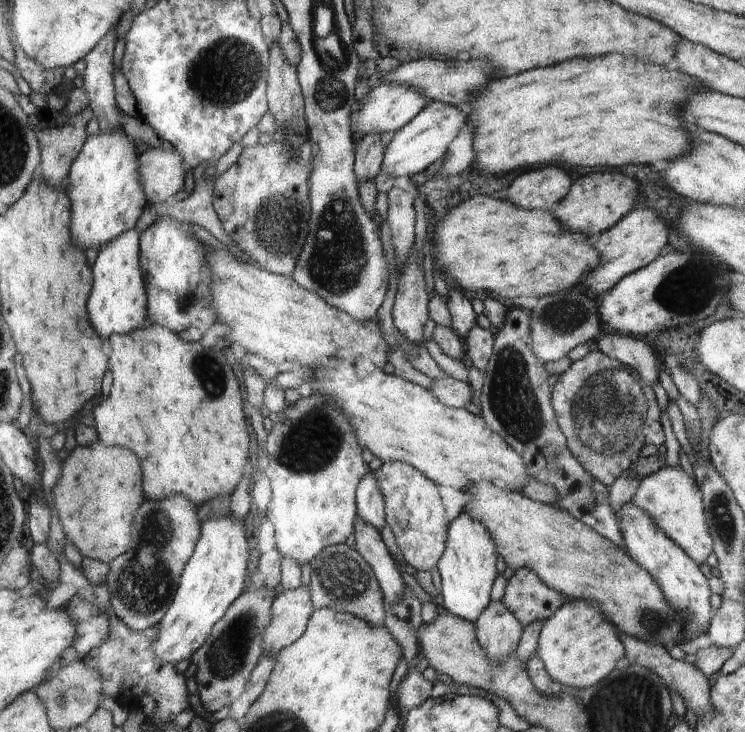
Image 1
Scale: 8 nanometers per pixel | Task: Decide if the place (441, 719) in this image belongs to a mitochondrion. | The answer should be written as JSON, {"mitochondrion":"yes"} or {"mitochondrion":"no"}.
{"mitochondrion":"no"}

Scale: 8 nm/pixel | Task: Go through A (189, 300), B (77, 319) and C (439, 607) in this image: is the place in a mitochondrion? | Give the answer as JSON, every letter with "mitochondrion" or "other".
{"A":"mitochondrion","B":"other","C":"other"}

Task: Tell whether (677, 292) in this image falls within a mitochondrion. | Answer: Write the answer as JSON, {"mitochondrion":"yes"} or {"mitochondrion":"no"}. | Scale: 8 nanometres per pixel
{"mitochondrion":"yes"}

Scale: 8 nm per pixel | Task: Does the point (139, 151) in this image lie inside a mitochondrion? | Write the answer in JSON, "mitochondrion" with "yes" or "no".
{"mitochondrion":"no"}

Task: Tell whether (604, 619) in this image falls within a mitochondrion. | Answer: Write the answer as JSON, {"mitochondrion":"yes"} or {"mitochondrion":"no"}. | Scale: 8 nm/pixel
{"mitochondrion":"no"}

